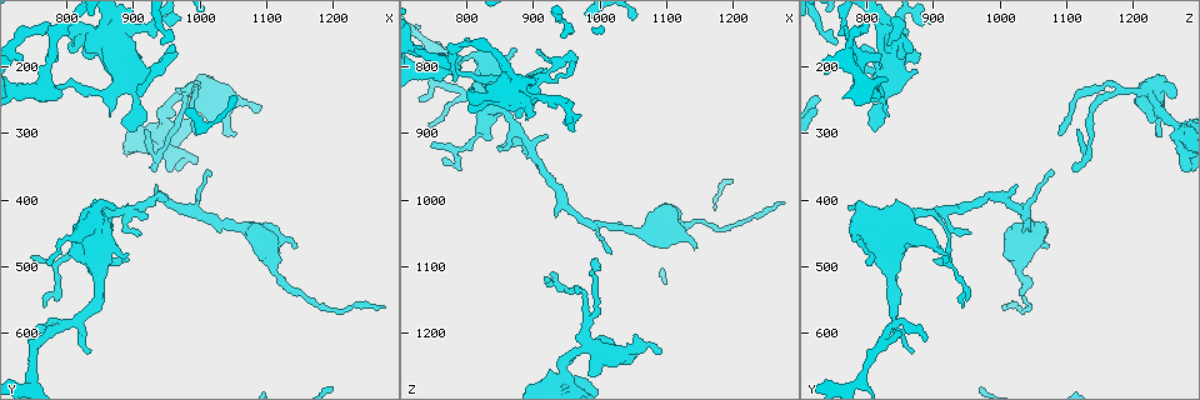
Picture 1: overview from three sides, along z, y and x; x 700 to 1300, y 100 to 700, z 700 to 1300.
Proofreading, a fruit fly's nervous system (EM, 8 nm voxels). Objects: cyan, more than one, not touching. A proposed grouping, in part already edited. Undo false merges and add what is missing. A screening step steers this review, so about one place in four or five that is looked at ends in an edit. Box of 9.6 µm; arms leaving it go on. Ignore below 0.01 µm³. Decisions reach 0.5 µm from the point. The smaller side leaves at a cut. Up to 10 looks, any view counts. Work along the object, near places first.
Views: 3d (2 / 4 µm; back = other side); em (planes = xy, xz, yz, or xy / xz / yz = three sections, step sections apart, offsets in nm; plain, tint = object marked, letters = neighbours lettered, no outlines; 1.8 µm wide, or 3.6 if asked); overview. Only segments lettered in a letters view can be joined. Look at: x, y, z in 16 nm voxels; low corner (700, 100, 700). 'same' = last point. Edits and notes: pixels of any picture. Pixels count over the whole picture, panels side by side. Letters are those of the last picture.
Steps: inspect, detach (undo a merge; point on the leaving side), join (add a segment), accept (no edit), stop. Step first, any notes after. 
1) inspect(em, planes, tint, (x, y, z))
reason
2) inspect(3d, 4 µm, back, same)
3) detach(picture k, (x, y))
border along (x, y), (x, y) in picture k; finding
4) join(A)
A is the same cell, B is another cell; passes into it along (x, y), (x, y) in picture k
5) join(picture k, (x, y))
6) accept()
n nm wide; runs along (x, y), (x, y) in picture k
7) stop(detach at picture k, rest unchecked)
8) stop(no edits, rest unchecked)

inspect(3d, 4 µm, (1055, 300, 1235))
thin end

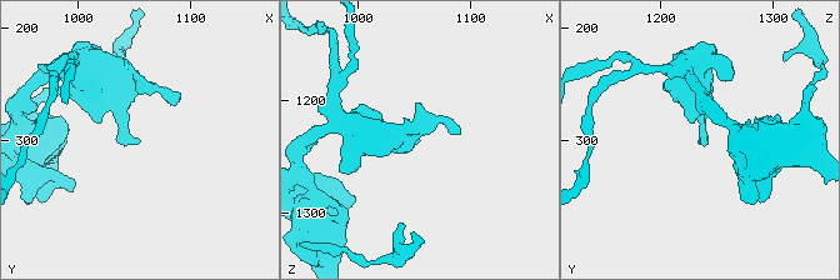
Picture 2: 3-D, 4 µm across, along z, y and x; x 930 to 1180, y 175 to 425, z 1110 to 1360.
inspect(em, planes, plain, (1054, 304, 1236))

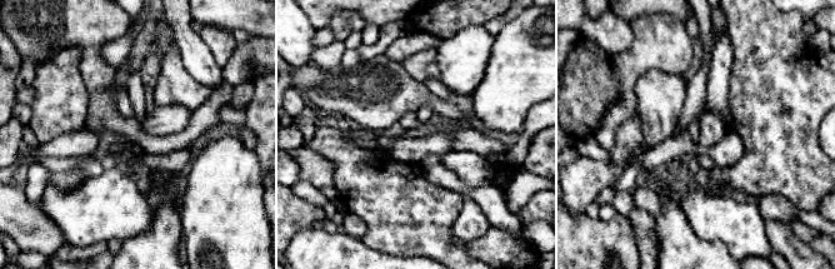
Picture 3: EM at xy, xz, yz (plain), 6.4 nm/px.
inspect(em, planes, letters, same)
see the neighbours

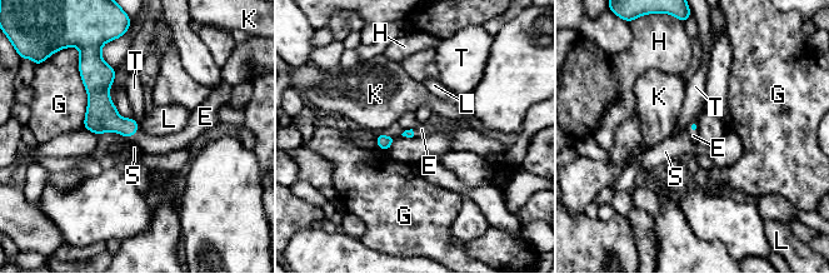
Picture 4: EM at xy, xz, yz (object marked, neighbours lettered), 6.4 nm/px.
join(picture 4, (149, 144))
E is the same cell, G, H, K, L, S and T are other cells; passes into it along (101, 115), (133, 134), (149, 144) in picture 4; the neuron continues

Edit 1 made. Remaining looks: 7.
inspect(em, planes, letters, (870, 420, 890))

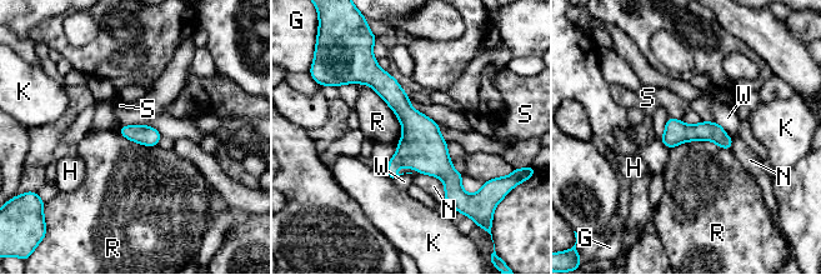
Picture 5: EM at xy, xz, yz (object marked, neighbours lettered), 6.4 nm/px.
accept()
130 nm wide; G, H, K, N, R, S and W are other cells; continuous, no second neuron

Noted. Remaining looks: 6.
inspect(3d, 4 µm, (935, 200, 795))
thin neck

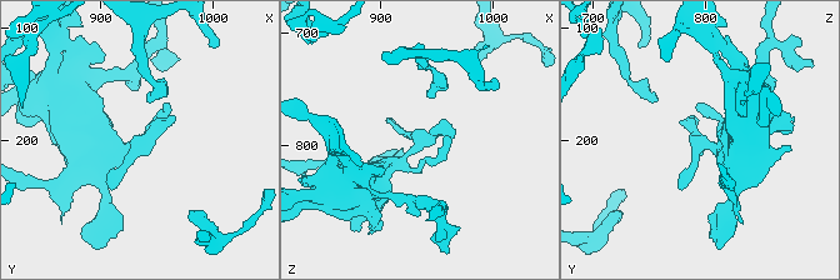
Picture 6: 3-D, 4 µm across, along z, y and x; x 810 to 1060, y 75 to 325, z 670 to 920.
inspect(em, planes, letters, (932, 204, 802))

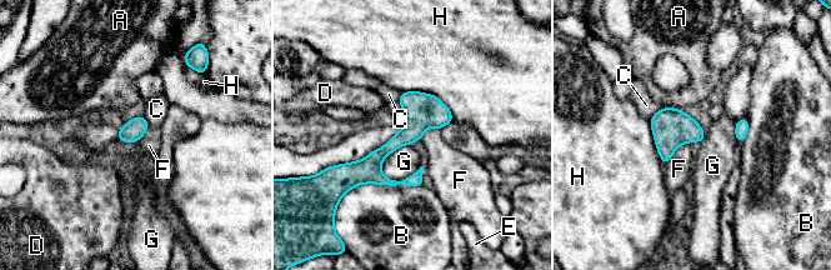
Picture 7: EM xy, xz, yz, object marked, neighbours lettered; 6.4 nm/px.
accept()
A, B, C, D, E, F, G and H are other cells; runs along (446, 111), (349, 170) in picture 7; continuous, no second neuron

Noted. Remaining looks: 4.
inspect(3d, 2 µm, (940, 290, 1265))
abrupt turn

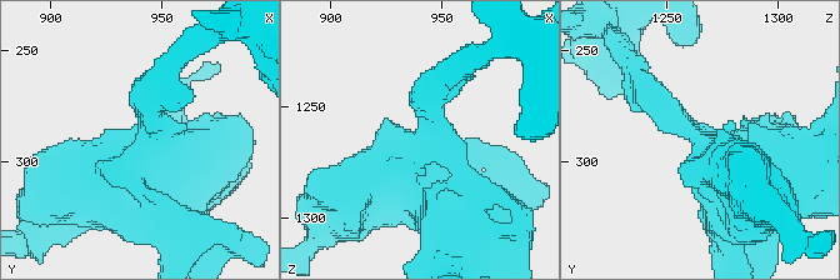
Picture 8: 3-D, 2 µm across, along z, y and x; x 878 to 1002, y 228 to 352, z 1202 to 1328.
inspect(em, planes, letters, (946, 291, 1266))

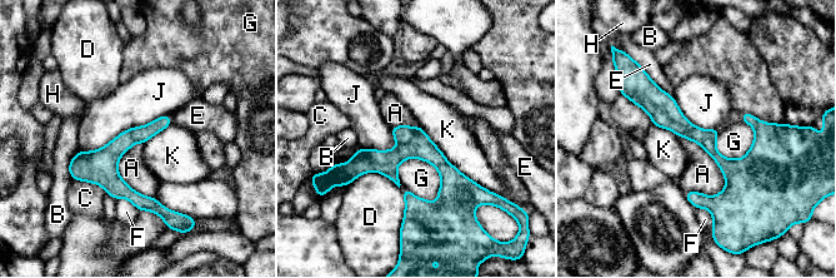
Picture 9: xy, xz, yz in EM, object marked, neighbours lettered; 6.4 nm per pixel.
accept()
J touches over 650 nm; A, B, C, D, E, F, G, H, J and K are other cells; border along (680, 135), (719, 167), (716, 195) in picture 9; one neuron here

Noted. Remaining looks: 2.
stop(join at picture 4, rest unchecked)

